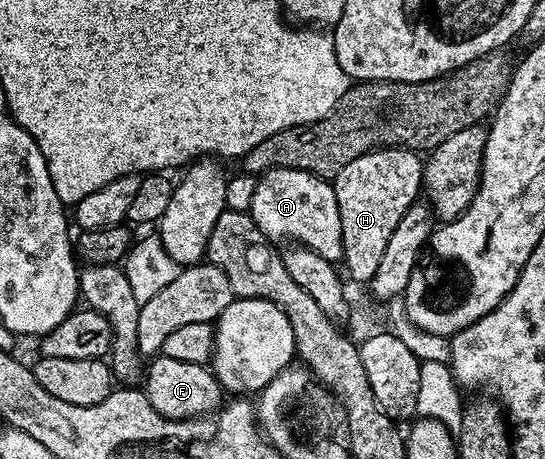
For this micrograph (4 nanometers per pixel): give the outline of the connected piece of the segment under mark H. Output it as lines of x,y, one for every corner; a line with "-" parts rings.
383,147
363,157
355,157
351,165
343,165
343,169
332,180
335,189
335,201
339,205
339,221
341,222
341,240
343,253
341,259
355,282
367,285
371,277
375,277
375,269
379,269
379,261
387,250
387,241
391,241
391,233
395,233
395,225
407,213
412,203
418,202
423,191
423,159
416,151
405,147

